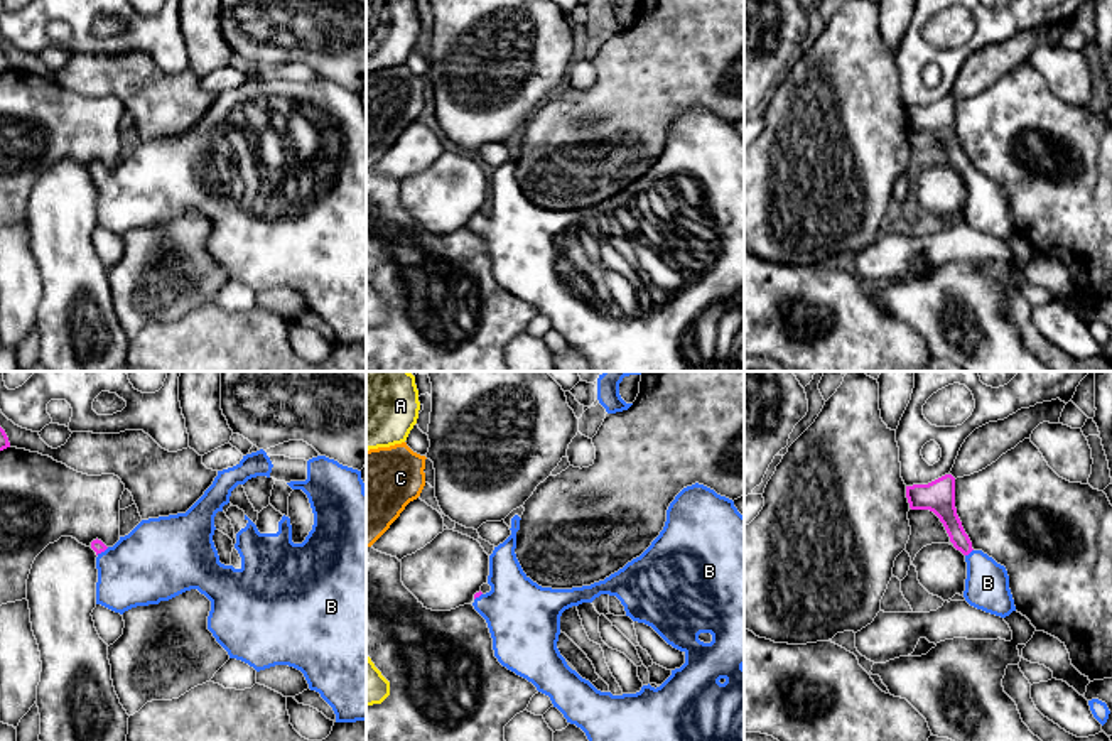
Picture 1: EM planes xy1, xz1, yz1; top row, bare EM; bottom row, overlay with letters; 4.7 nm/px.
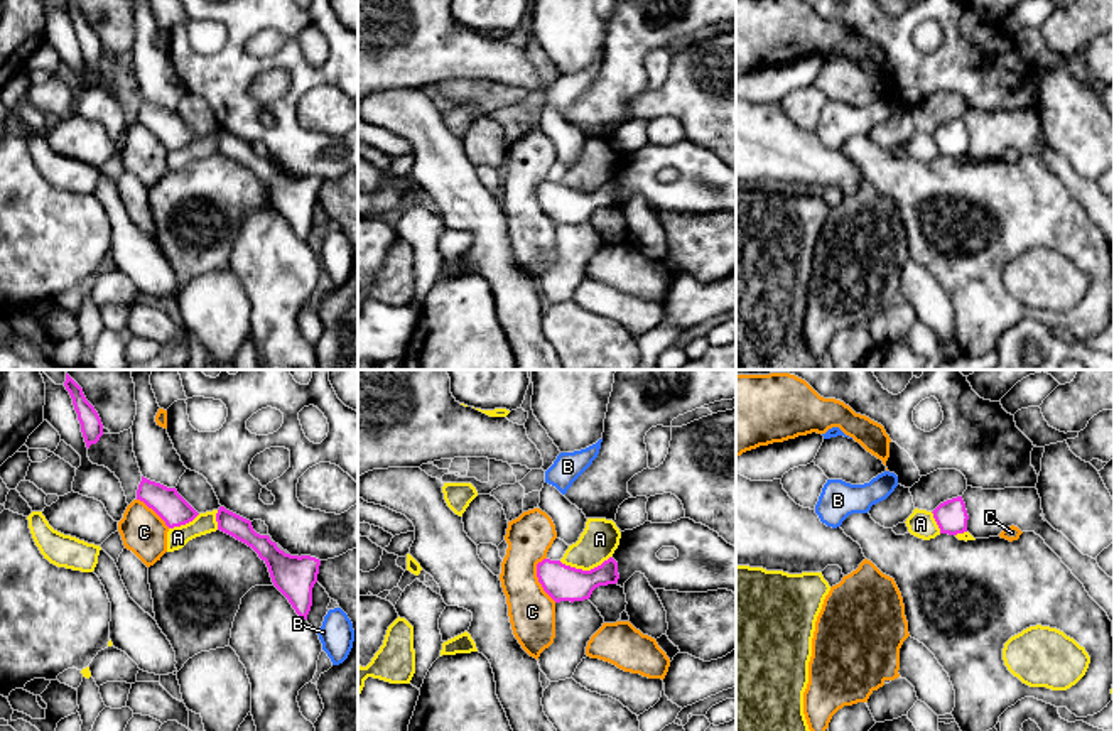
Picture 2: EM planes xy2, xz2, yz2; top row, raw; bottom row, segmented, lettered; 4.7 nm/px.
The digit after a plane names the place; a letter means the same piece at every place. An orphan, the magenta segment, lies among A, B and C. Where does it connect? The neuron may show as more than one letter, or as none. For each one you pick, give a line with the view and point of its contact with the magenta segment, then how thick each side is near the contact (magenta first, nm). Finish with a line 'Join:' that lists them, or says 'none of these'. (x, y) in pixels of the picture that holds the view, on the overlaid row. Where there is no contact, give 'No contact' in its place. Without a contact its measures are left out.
B: Touches magenta at yz1 (969, 552). Thickness 110 nm (magenta) against 200 nm
Join: B

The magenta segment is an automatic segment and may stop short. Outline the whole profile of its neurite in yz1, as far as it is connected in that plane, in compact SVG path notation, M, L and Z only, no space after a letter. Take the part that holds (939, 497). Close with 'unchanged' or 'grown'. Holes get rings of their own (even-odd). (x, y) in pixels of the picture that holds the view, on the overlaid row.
M945 474L928 484L906 486L906 498L911 510L933 511L943 523L953 547L965 555L965 601L1001 618L1016 611L1006 567L982 550L974 550L962 527L955 508L955 478Z | grown

